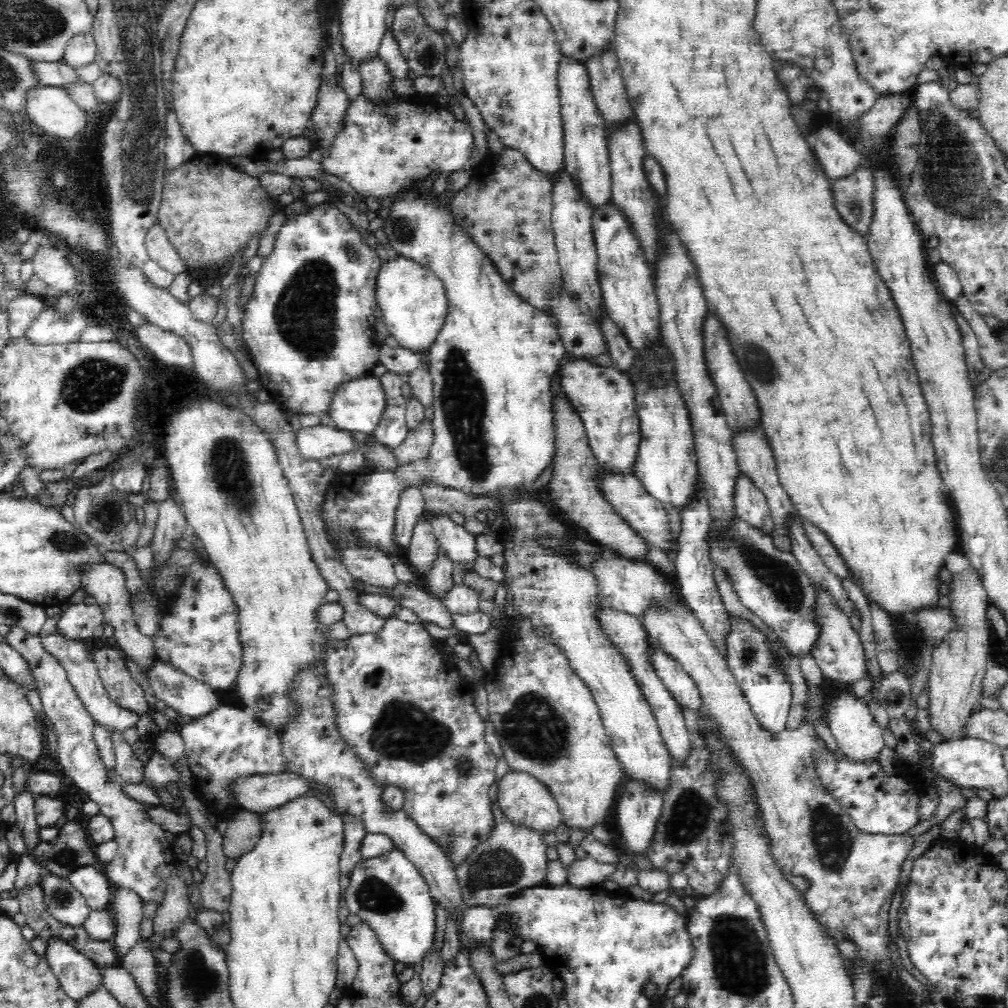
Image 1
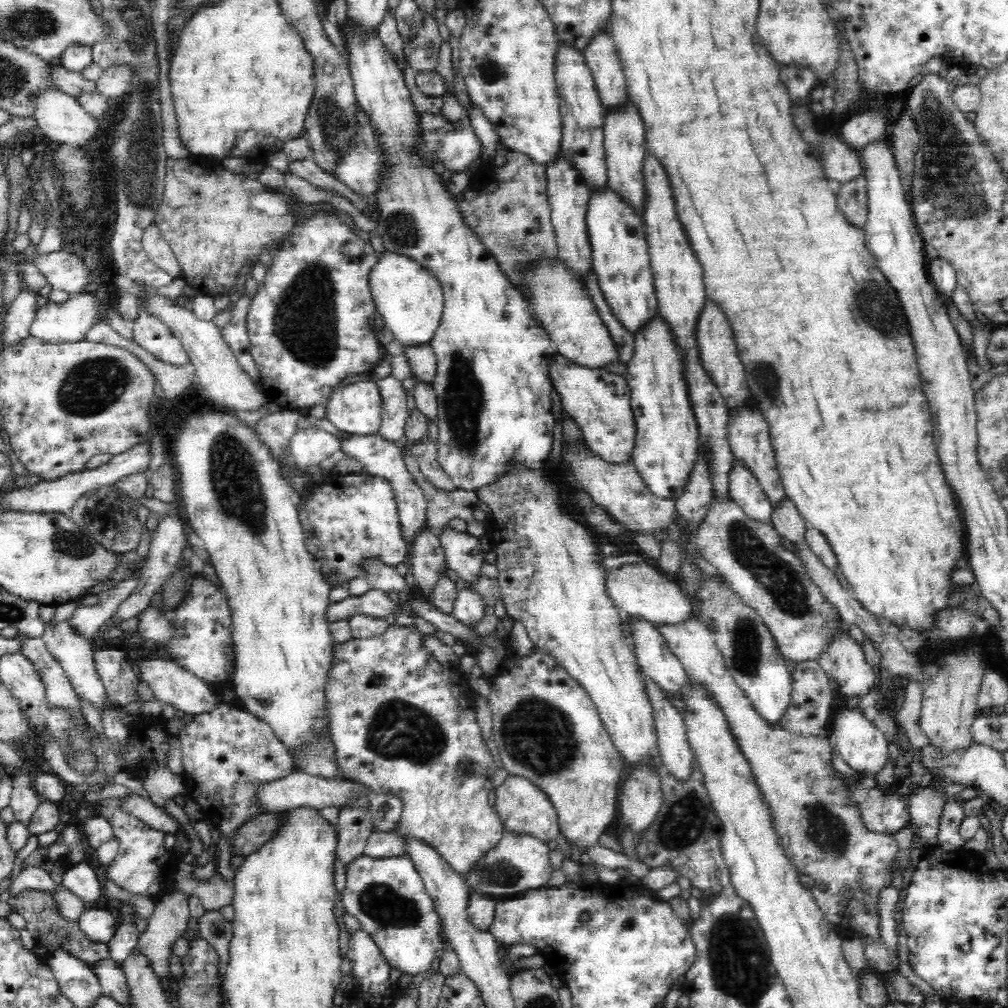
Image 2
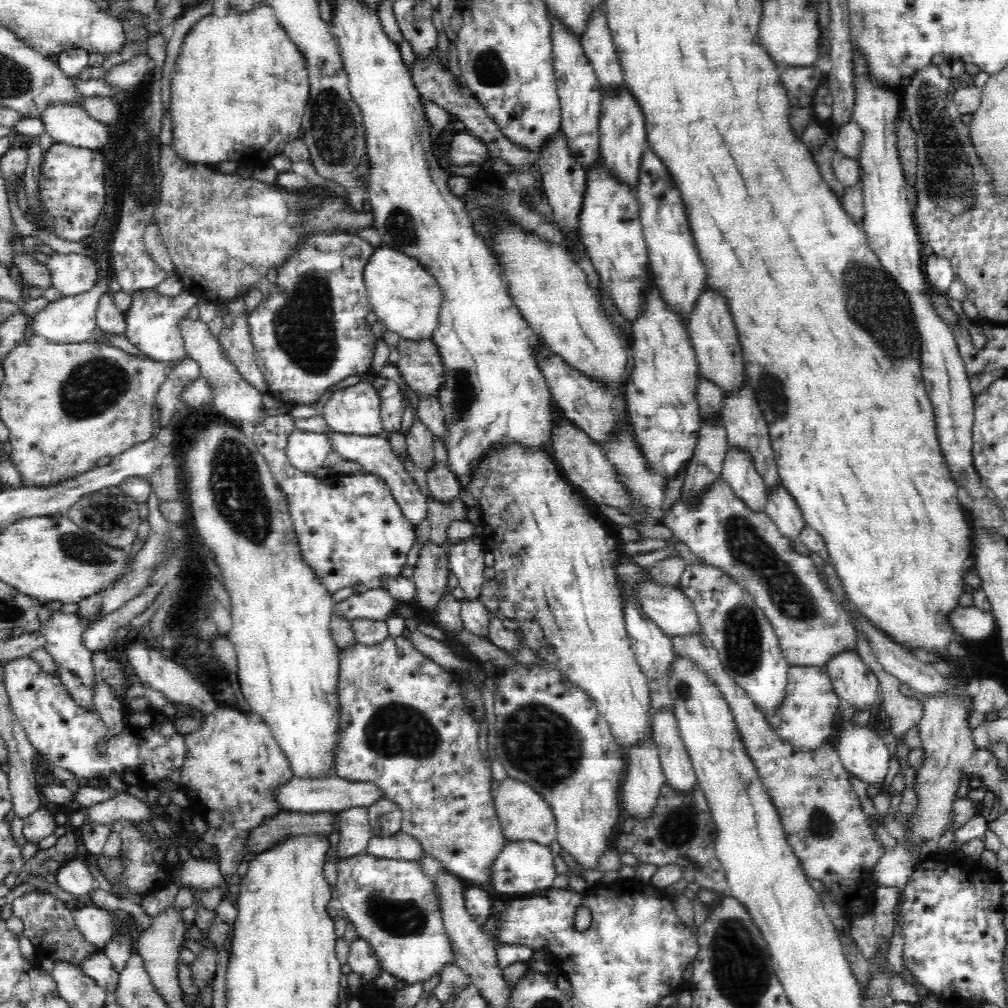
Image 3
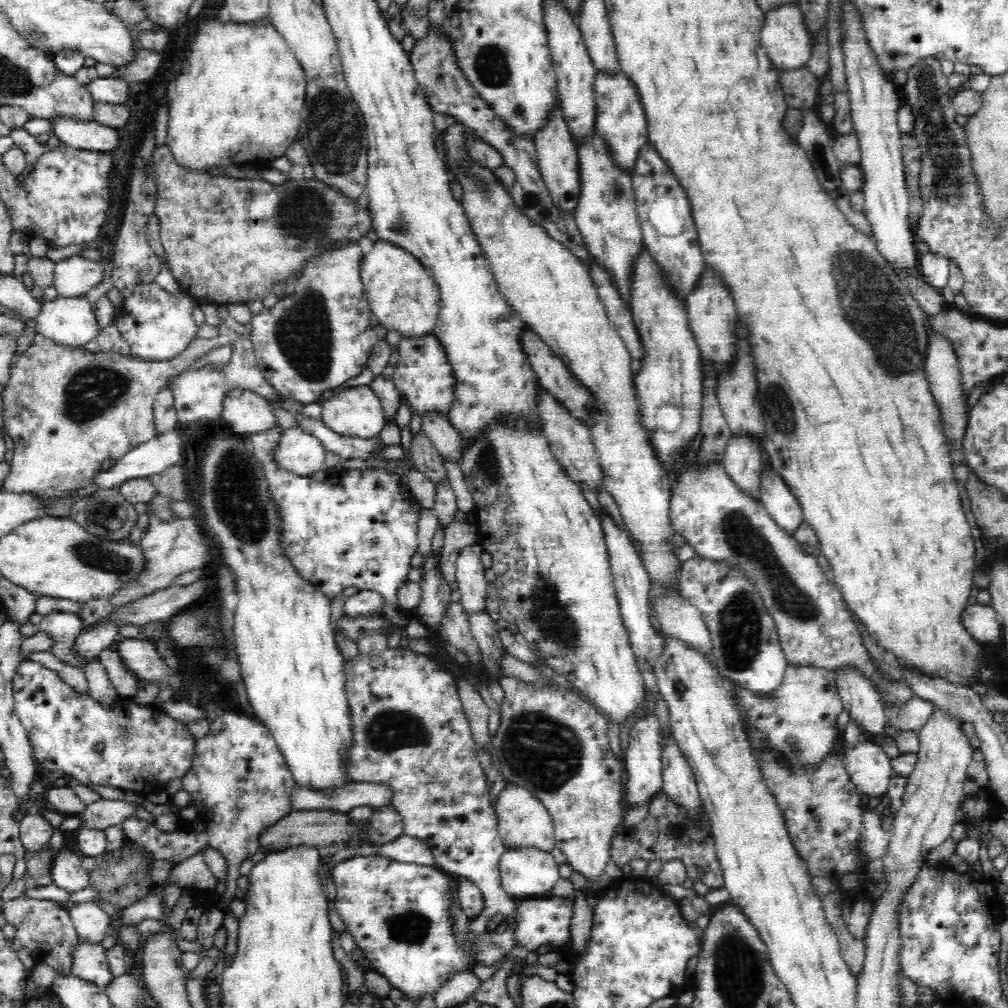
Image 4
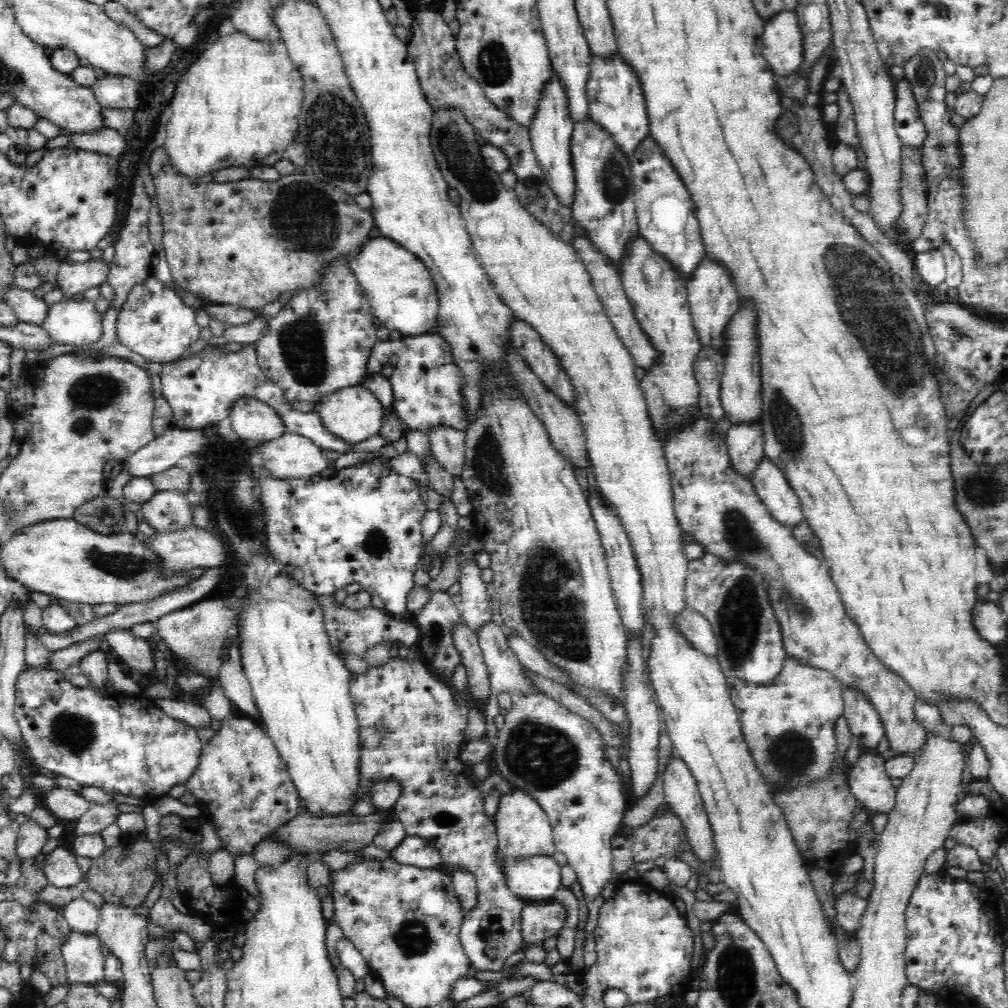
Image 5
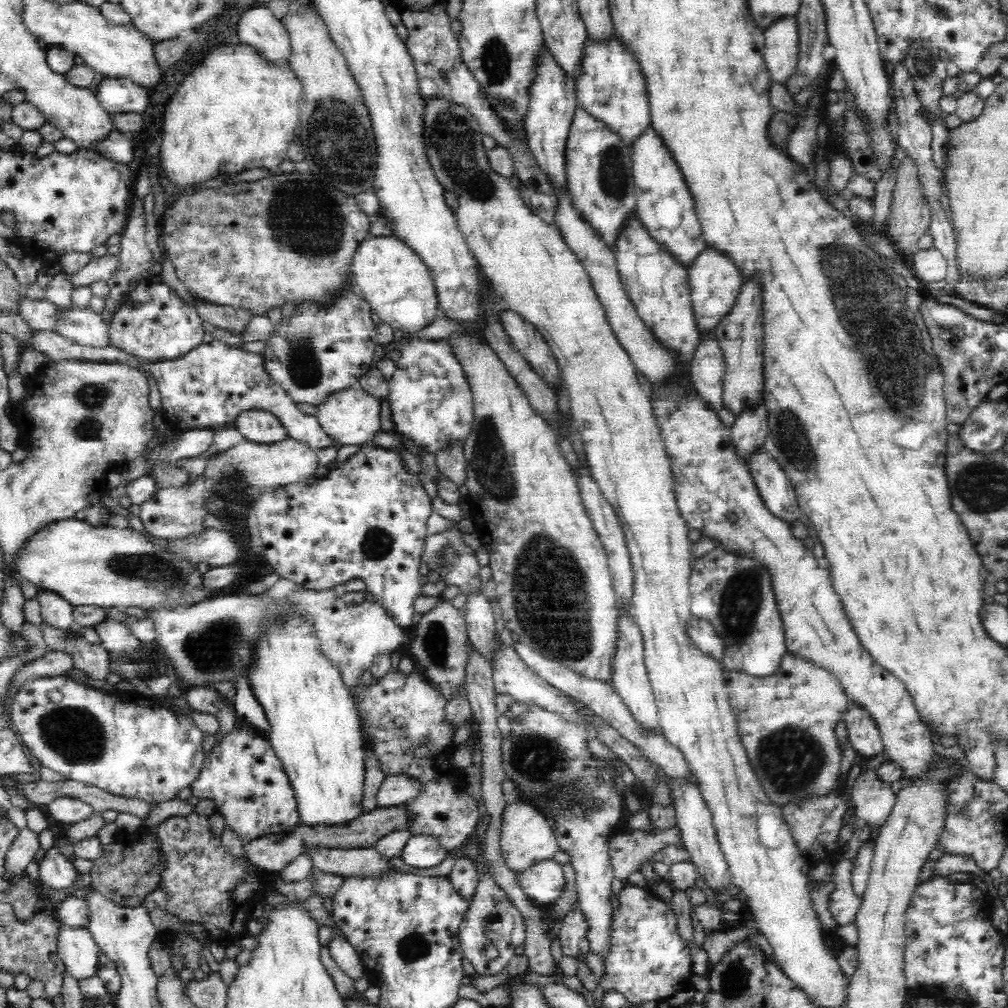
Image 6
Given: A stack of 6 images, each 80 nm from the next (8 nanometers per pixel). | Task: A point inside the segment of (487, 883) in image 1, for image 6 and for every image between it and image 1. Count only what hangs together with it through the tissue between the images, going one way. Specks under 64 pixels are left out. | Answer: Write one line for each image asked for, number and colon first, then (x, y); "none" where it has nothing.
2: (517, 864)
3: (522, 868)
4: (527, 873)
5: (536, 879)
6: (543, 883)

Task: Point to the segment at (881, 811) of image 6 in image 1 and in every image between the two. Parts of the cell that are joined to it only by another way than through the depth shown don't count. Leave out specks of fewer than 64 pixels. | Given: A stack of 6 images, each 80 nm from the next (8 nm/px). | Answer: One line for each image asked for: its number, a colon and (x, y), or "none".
1: (856, 733)
2: (861, 745)
3: (863, 754)
4: (868, 766)
5: (869, 783)

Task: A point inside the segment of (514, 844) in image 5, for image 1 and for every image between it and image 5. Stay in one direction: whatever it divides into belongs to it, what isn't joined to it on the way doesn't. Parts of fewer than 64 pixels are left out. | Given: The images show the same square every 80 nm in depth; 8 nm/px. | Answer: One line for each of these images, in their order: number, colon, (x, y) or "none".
1: (522, 798)
2: (522, 808)
3: (524, 815)
4: (522, 821)

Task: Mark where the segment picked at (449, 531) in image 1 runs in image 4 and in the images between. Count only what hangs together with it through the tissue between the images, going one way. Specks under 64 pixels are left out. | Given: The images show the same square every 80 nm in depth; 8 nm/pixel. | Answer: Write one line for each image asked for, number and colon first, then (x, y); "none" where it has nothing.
2: (464, 553)
3: (466, 560)
4: (470, 575)

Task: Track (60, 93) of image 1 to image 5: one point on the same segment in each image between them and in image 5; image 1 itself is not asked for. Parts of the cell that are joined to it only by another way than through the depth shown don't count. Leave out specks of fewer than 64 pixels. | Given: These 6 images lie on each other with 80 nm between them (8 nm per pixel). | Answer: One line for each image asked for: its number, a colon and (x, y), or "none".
2: (62, 118)
3: (66, 124)
4: (89, 135)
5: (106, 141)

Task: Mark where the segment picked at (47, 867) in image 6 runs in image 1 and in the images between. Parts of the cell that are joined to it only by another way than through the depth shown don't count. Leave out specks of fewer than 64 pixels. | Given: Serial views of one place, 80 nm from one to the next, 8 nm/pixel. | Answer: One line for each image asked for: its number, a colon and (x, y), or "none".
1: (87, 881)
2: (81, 881)
3: (73, 876)
4: (67, 872)
5: (60, 869)

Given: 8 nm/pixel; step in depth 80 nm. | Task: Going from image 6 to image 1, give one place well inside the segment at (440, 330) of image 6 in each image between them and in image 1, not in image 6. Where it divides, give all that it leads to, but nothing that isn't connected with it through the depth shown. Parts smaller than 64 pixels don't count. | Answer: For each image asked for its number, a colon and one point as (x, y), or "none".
1: (412, 299)
2: (409, 299)
3: (404, 296)
4: (402, 295)
5: (400, 289)

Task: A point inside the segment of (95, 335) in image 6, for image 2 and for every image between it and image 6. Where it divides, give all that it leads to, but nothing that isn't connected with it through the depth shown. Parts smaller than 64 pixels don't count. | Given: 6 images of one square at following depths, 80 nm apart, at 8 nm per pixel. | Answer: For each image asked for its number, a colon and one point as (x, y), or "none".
2: (56, 323)
3: (69, 320)
4: (72, 322)
5: (76, 323)

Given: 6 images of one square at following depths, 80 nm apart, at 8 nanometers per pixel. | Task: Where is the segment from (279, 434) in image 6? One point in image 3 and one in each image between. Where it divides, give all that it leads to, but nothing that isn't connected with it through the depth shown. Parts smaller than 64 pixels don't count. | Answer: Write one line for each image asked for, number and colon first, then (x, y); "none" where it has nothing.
3: (234, 398)
4: (245, 412)
5: (254, 421)

